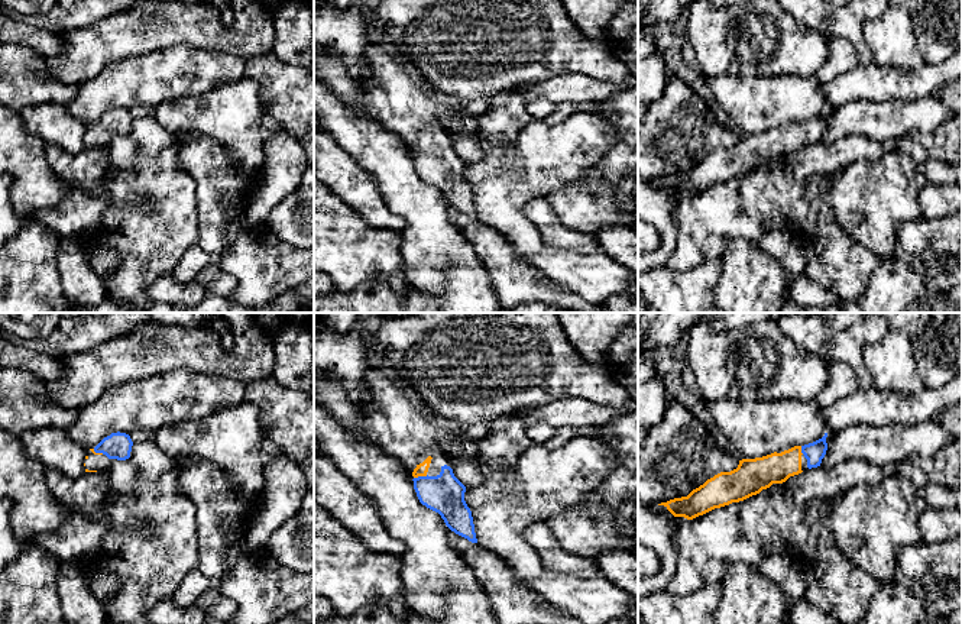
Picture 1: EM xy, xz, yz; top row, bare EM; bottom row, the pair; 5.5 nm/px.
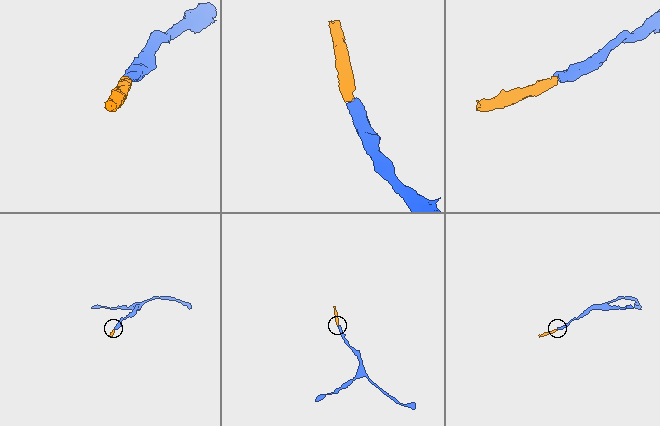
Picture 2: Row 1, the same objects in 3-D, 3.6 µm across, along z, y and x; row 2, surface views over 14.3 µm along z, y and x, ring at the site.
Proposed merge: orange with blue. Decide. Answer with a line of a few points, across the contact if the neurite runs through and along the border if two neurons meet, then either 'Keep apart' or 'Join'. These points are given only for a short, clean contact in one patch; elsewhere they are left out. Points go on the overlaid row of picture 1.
Line: xz (421, 469), (420, 475), (437, 492), (444, 494). Join

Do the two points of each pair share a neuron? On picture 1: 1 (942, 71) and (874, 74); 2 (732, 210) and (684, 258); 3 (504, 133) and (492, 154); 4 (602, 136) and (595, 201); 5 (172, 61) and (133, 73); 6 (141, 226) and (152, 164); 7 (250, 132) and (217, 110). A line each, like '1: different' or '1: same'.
1: same
2: same
3: different
4: different
5: same
6: same
7: same

